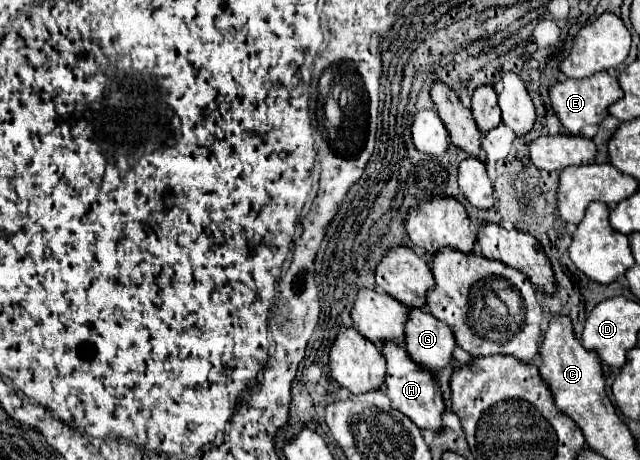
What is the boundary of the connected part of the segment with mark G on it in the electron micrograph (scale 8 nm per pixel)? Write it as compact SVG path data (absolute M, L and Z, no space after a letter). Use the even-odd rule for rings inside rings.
M413 307L405 323L405 349L415 363L435 373L451 361L455 349L453 331L433 317L427 307Z

